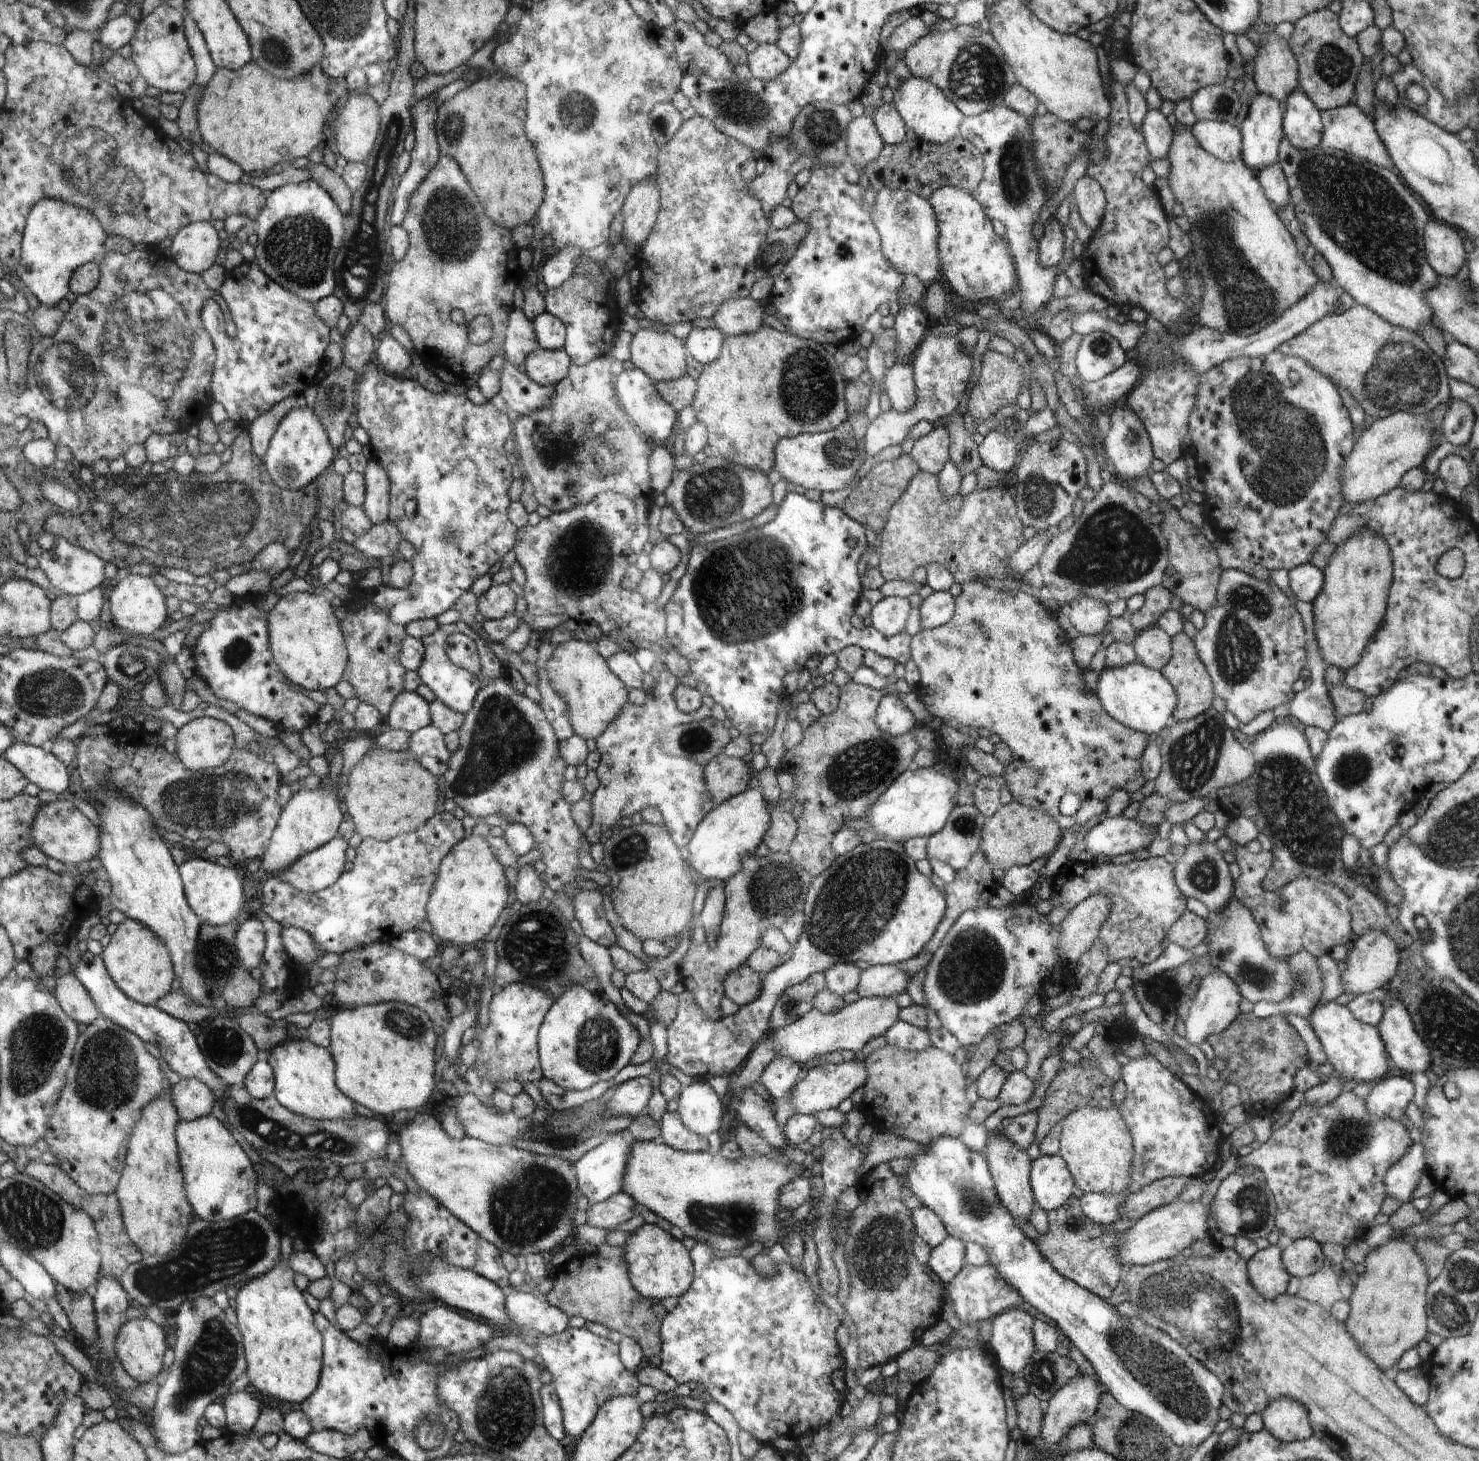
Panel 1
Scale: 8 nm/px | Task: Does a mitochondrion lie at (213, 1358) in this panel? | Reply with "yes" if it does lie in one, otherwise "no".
yes

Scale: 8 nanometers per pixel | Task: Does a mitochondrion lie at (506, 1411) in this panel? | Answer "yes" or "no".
yes

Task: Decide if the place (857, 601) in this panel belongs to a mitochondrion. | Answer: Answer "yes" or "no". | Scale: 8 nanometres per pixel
no

